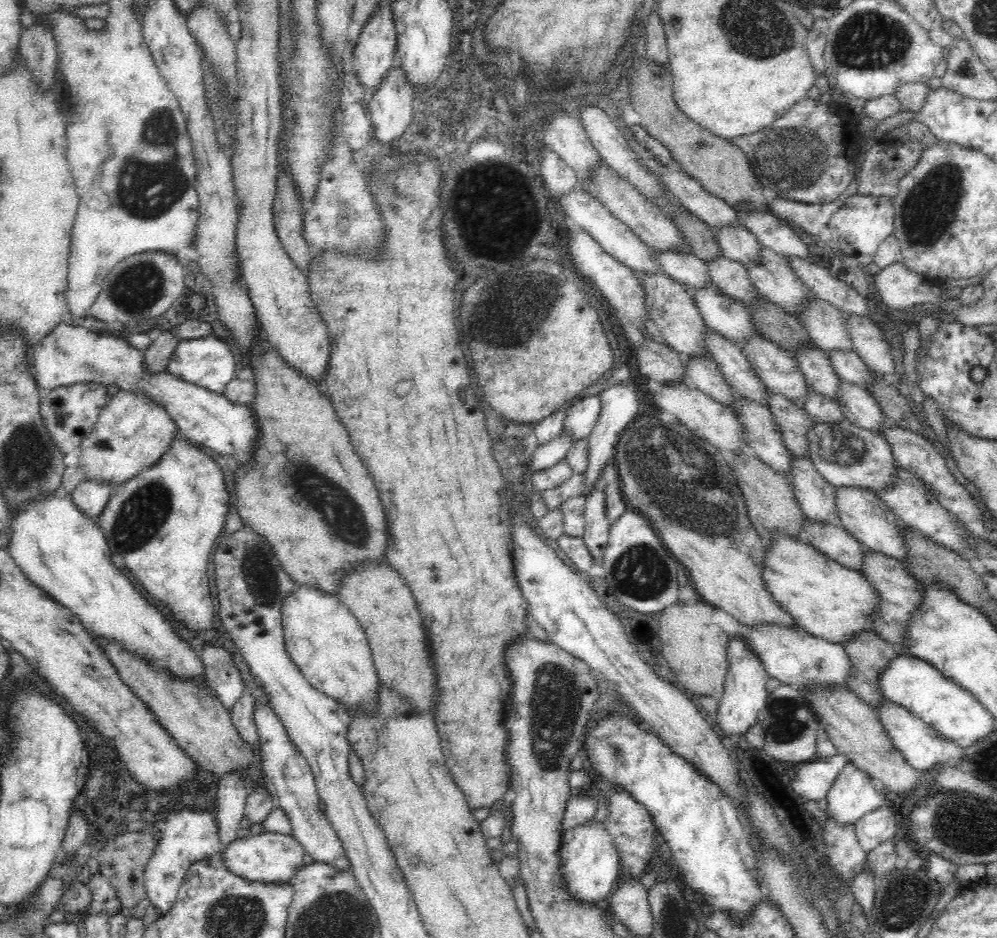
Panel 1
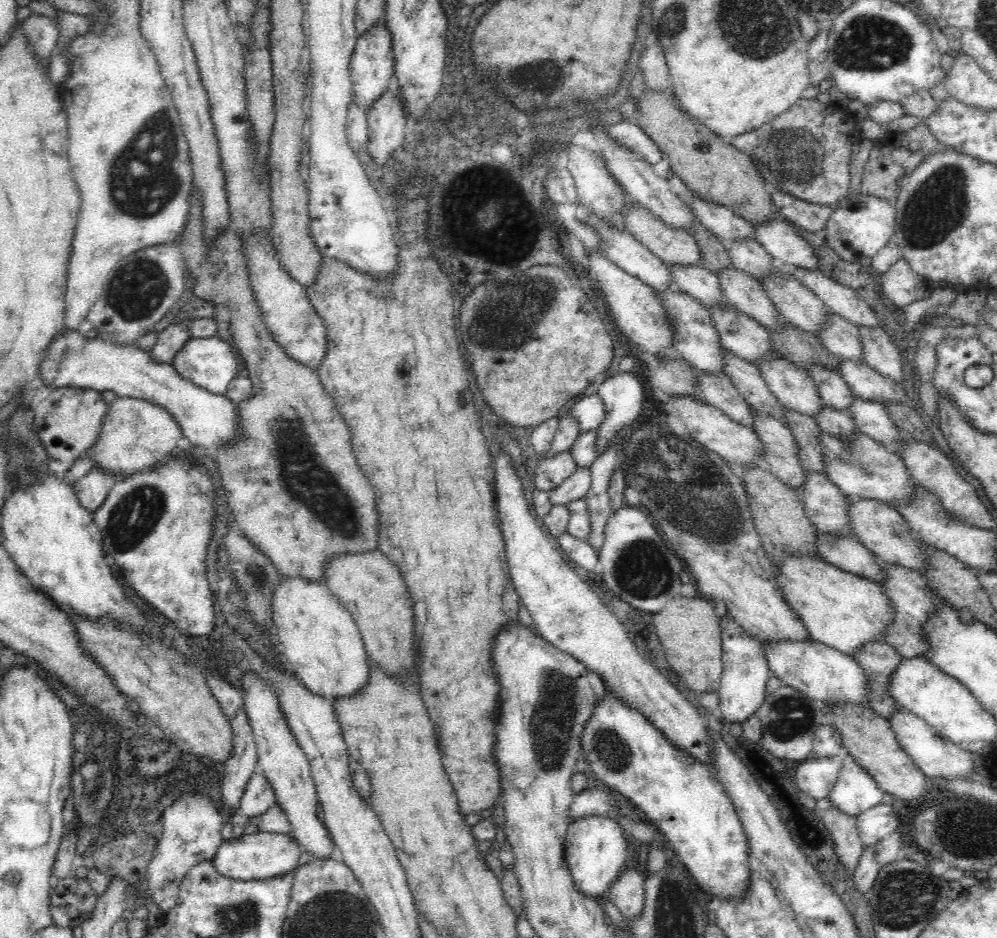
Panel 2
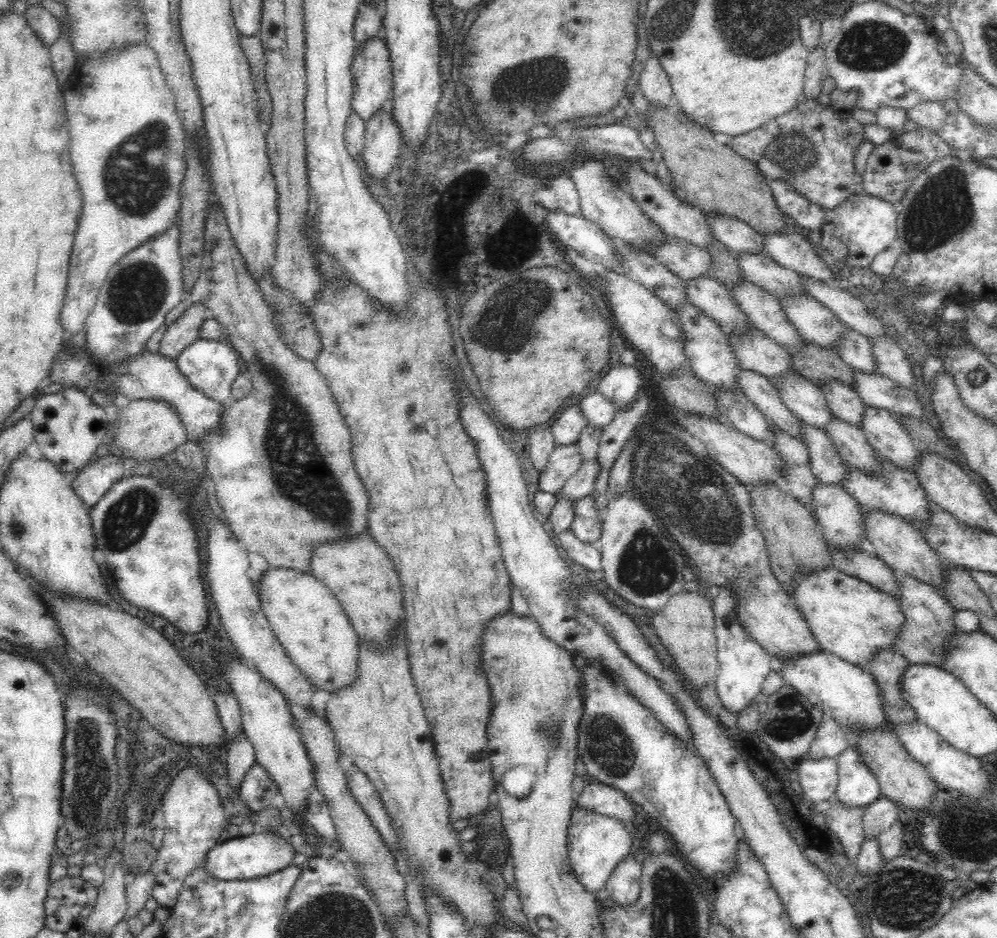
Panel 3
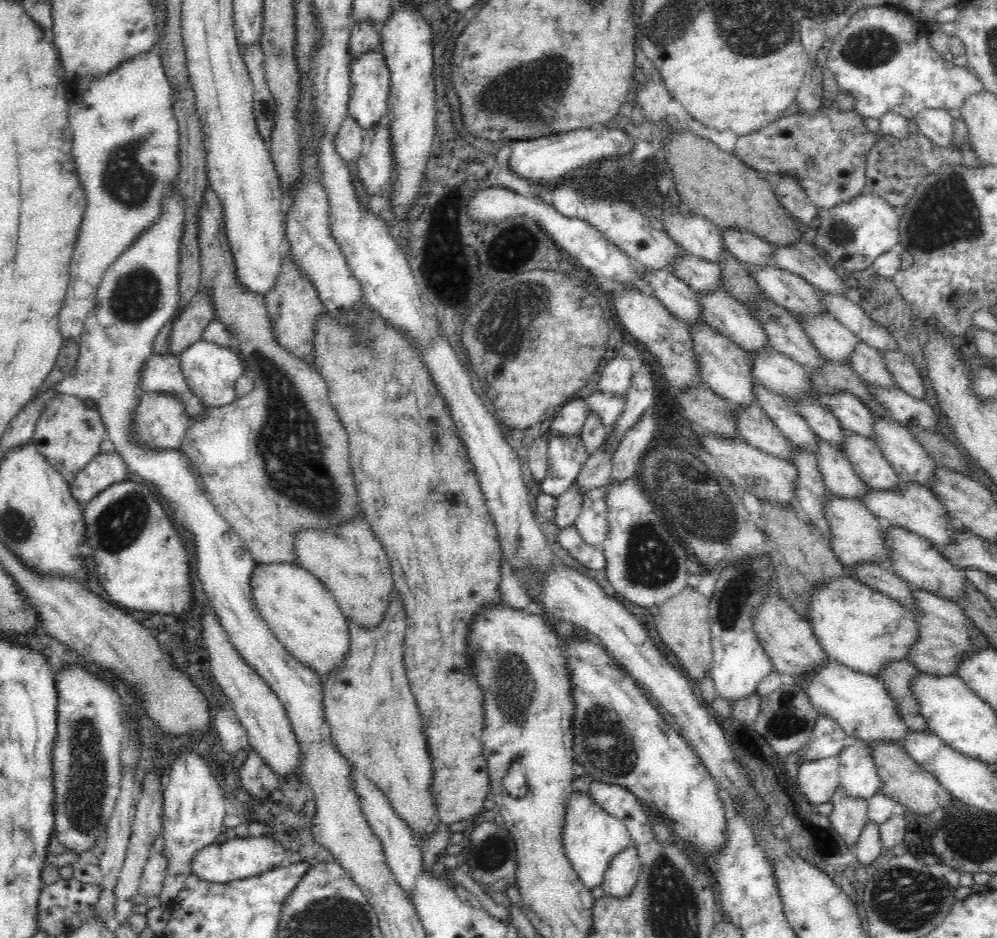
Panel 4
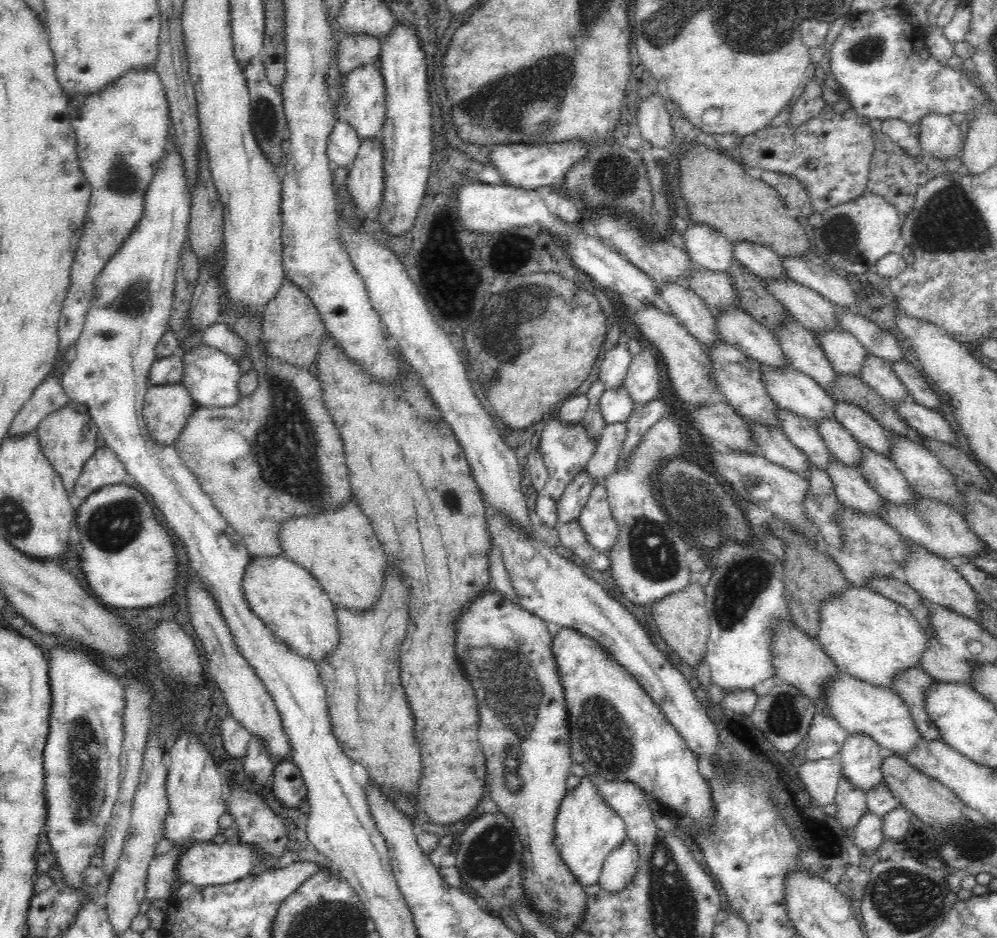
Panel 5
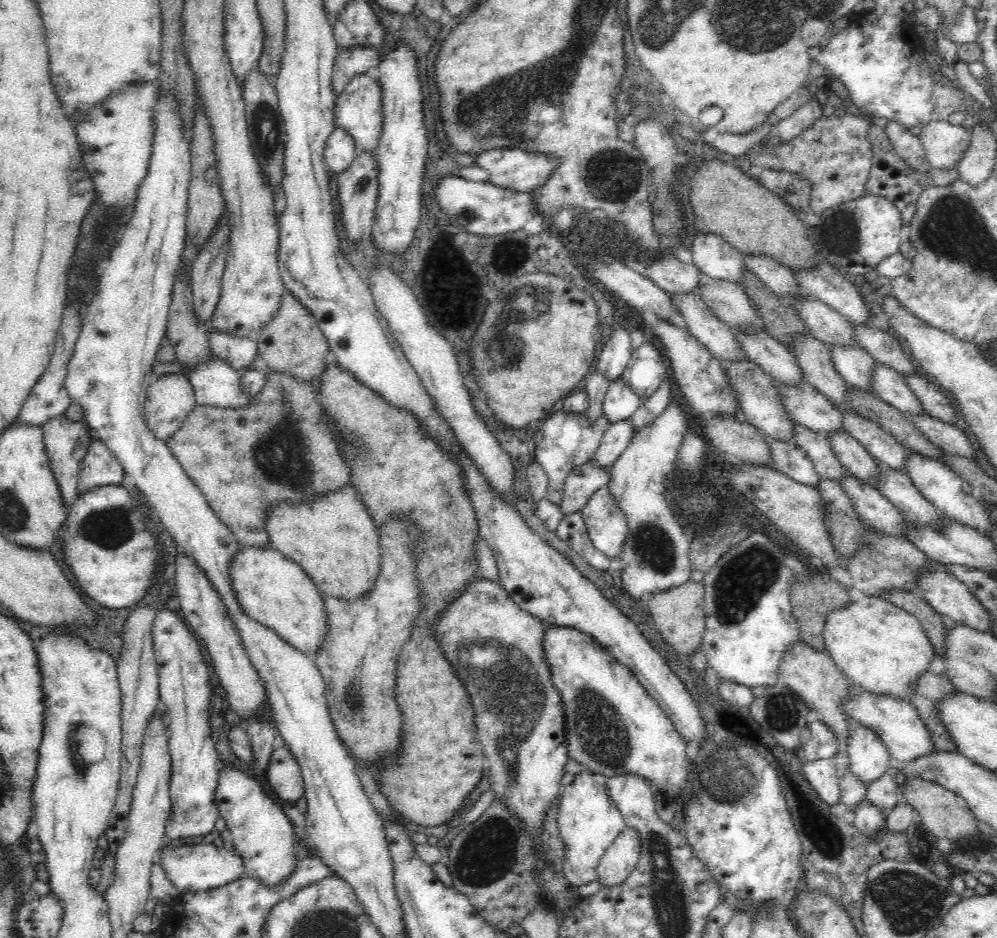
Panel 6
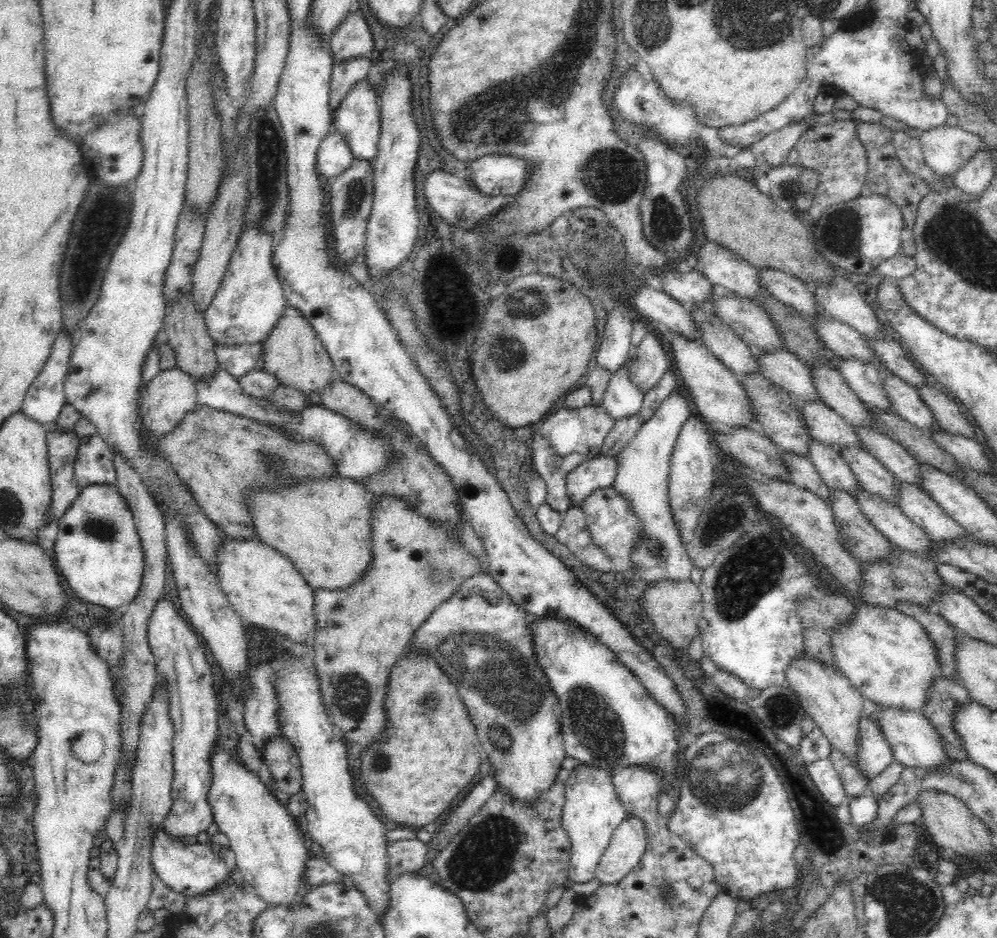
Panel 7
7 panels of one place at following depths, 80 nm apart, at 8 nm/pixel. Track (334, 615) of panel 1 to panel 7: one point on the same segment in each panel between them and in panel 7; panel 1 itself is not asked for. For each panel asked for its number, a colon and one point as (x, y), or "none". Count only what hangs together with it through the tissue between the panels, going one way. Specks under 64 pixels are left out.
2: (318, 640)
3: (309, 622)
4: (302, 614)
5: (285, 596)
6: (271, 589)
7: (264, 588)

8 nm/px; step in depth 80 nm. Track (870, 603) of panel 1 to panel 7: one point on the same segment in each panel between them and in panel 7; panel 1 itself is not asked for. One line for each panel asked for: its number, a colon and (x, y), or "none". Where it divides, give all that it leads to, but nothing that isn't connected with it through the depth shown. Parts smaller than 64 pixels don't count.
2: (841, 610)
3: (849, 618)
4: (858, 627)
5: (868, 636)
6: (878, 646)
7: (888, 656)

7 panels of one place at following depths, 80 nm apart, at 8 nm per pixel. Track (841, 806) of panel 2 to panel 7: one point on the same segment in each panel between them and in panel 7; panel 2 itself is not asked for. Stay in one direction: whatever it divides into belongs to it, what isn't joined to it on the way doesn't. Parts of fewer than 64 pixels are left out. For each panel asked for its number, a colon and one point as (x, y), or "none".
3: (857, 786)
4: (859, 777)
5: (861, 757)
6: (869, 758)
7: (874, 754)

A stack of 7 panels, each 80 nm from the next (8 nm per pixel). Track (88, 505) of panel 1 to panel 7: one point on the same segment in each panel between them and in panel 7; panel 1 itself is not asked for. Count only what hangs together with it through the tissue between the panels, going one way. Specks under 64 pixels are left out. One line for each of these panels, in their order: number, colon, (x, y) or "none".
2: (92, 488)
3: (100, 473)
4: (105, 468)
5: (103, 467)
6: (100, 466)
7: (93, 464)

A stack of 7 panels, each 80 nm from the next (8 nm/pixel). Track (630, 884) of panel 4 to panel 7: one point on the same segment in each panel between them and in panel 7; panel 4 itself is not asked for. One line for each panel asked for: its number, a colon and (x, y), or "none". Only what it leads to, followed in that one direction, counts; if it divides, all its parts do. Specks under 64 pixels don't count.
5: (618, 868)
6: (620, 858)
7: (629, 840)

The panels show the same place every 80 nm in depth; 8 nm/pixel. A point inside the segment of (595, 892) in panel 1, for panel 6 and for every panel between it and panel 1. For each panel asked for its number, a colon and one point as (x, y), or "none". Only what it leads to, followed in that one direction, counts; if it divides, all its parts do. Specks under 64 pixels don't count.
2: (596, 848)
3: (596, 843)
4: (591, 837)
5: (586, 829)
6: (588, 820)

